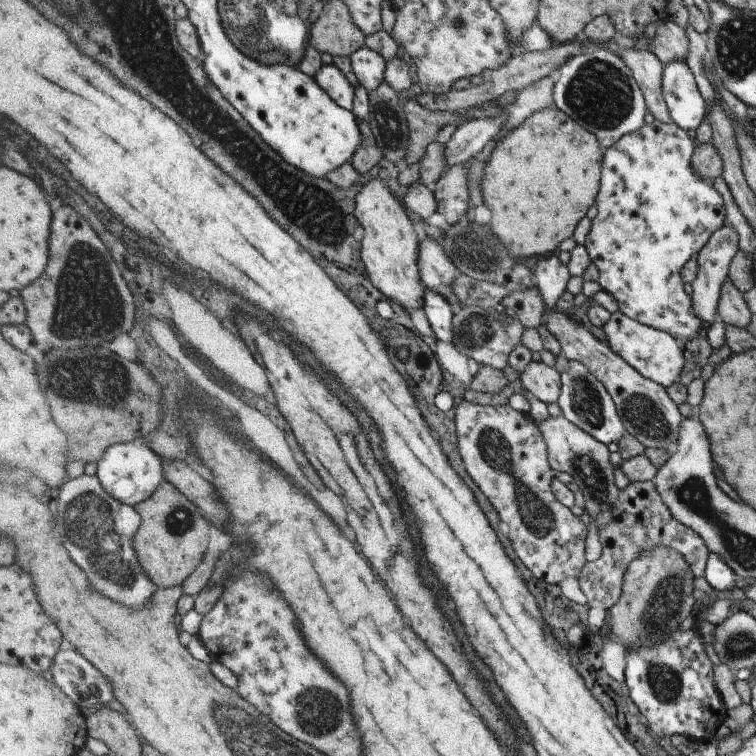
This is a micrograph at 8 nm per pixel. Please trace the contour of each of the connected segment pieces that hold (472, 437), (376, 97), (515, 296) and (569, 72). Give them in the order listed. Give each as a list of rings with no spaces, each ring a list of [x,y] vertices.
[[[468,397],[456,408],[455,418],[457,418],[461,456],[465,460],[469,476],[481,486],[481,490],[493,502],[501,520],[509,524],[511,530],[509,538],[513,540],[519,558],[537,578],[547,580],[549,584],[559,584],[561,580],[569,577],[579,579],[588,563],[585,560],[587,525],[555,496],[552,480],[557,472],[551,466],[549,446],[539,424],[530,415],[515,410],[510,404],[484,405],[469,400]]]
[[[385,82],[377,91],[370,92],[370,113],[366,118],[371,128],[383,158],[395,165],[402,166],[410,149],[410,124],[404,109],[404,103],[398,93],[389,83]]]
[[[537,288],[509,293],[502,304],[505,305],[512,319],[521,323],[523,328],[533,330],[541,326],[543,322],[541,316],[546,311],[542,294]]]
[[[605,46],[569,59],[549,83],[554,90],[554,102],[573,120],[594,132],[603,150],[613,147],[622,136],[641,131],[647,124],[646,97],[634,70],[617,52]]]

